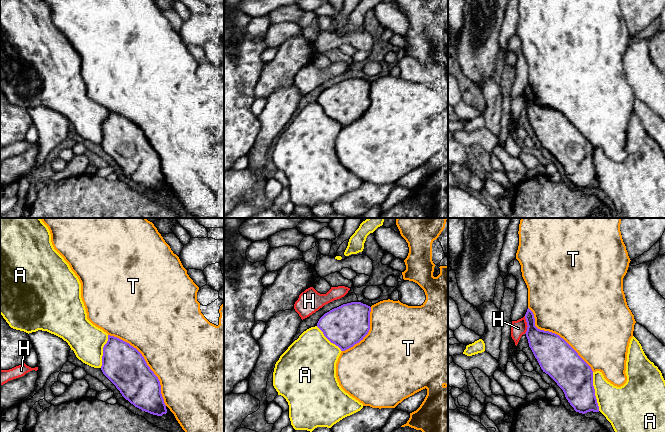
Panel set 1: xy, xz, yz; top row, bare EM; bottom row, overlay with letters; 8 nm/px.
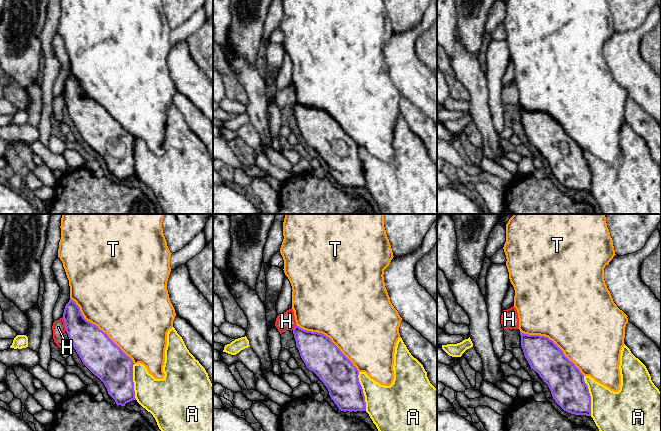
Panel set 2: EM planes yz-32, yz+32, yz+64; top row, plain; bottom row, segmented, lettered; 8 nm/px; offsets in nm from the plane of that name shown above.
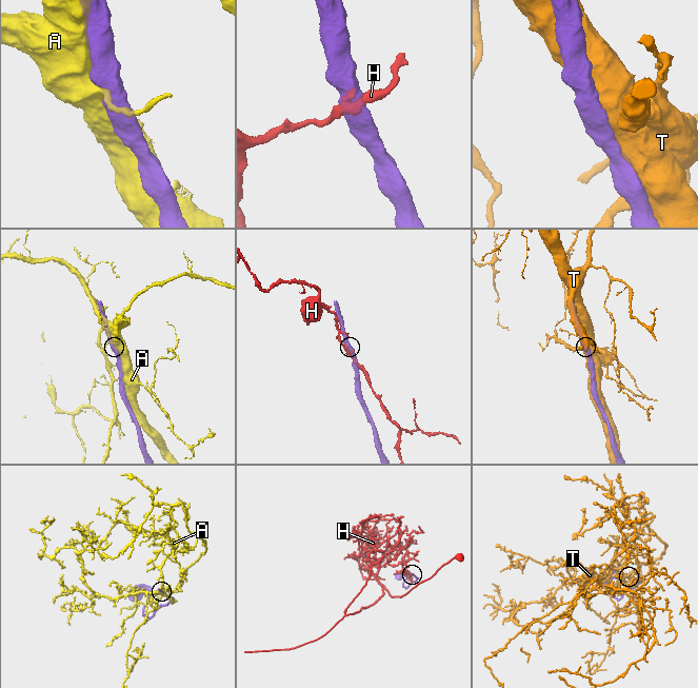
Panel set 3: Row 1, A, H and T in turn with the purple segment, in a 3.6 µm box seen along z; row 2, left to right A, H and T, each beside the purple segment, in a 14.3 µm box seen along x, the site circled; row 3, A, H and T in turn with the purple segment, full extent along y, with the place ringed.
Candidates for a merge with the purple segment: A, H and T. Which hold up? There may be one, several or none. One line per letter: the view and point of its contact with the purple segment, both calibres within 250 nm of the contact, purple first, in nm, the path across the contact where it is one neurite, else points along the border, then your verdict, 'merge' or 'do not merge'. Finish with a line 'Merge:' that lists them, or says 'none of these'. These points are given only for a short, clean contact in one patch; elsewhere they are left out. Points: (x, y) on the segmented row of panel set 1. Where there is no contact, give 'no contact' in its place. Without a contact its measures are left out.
A: meets purple in yz at (594, 391); 300 nm thick on the purple side, 320 nm on the other; do not merge
H: meets purple in yz at (527, 325); 260 nm thick on the purple side, 120 nm on the other; border along yz (524, 316), (527, 322), (525, 333); do not merge
T: meets purple in xy at (146, 363); 320 nm thick on the purple side, 500 nm on the other; merge
Merge: T

